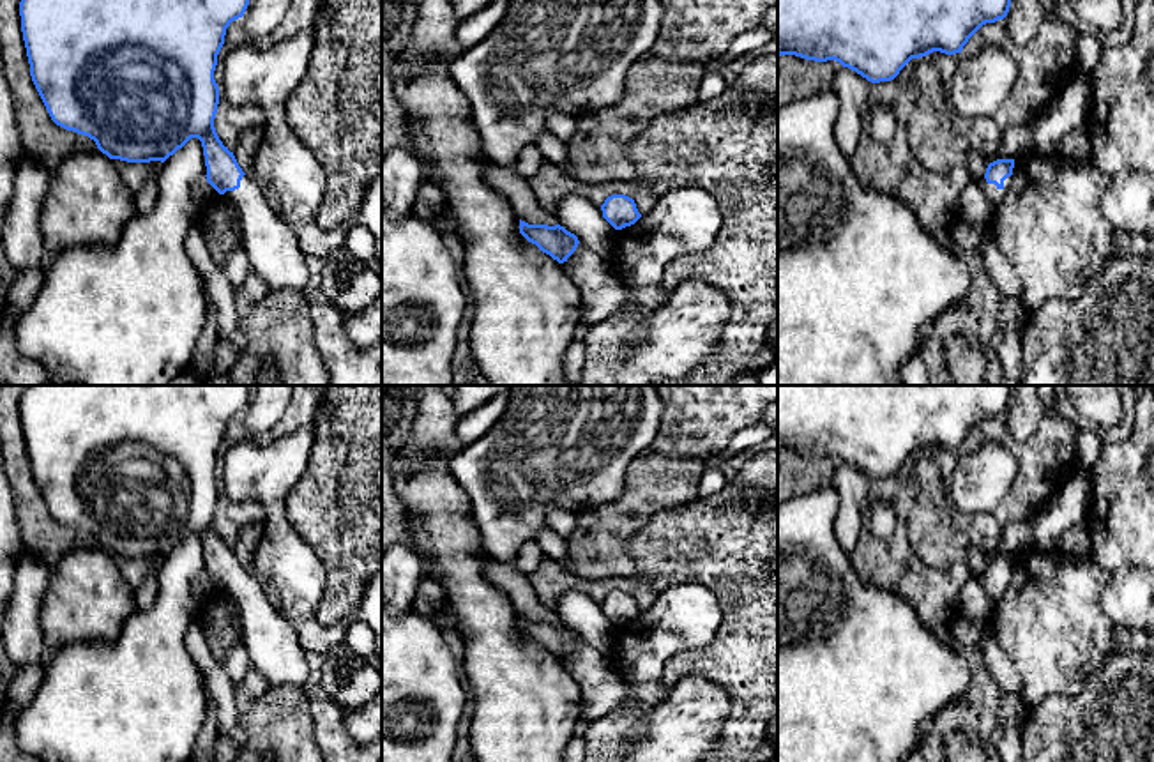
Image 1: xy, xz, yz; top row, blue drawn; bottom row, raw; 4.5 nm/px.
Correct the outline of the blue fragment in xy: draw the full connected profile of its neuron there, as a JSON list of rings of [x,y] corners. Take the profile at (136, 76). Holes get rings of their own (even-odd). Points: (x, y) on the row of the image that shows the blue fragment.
[[[21,0],[19,16],[32,81],[57,126],[88,136],[110,159],[127,163],[164,163],[191,138],[198,138],[207,182],[239,210],[242,251],[251,271],[270,290],[304,292],[309,274],[295,233],[269,207],[260,186],[242,171],[214,127],[219,104],[219,87],[214,80],[217,55],[226,28],[244,16],[247,5],[249,0]]]

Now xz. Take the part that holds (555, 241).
[[[520,219],[520,233],[558,263],[567,262],[580,244],[578,237],[560,225],[528,225]]]

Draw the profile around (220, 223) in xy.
[[[216,189],[200,210],[198,223],[216,267],[223,269],[228,256],[242,248],[239,210],[232,200]]]

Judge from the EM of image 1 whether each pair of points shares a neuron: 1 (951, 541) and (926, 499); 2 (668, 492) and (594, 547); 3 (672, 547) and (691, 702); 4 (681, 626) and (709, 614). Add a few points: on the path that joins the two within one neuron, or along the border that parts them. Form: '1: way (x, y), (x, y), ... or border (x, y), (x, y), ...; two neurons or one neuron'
1: way (941, 531), (930, 520), (930, 510); one neuron
2: way (649, 492), (612, 527); one neuron
3: border (670, 688), (686, 678), (702, 676), (725, 697); two neurons
4: way (688, 619), (693, 614), (702, 614); one neuron

